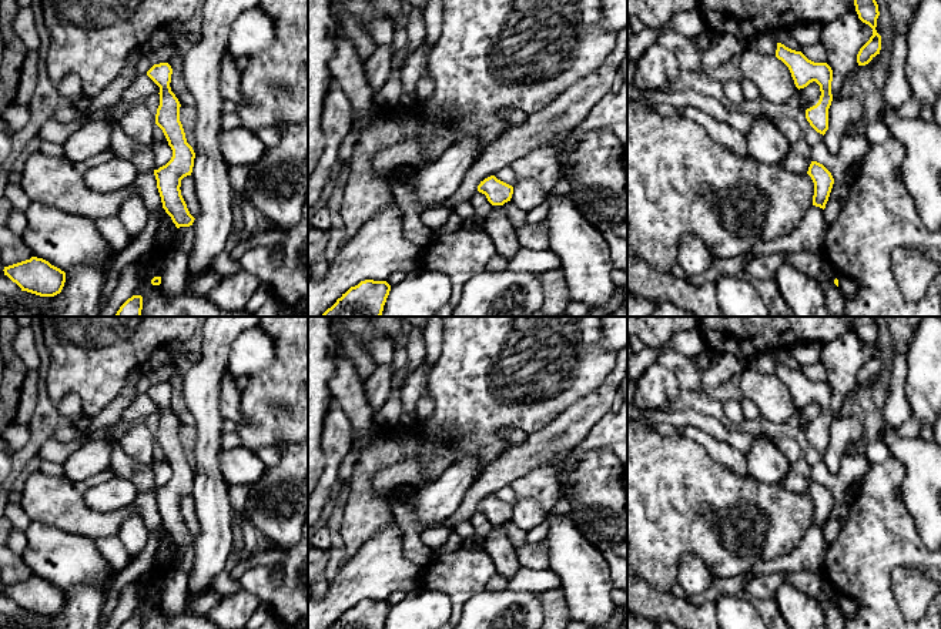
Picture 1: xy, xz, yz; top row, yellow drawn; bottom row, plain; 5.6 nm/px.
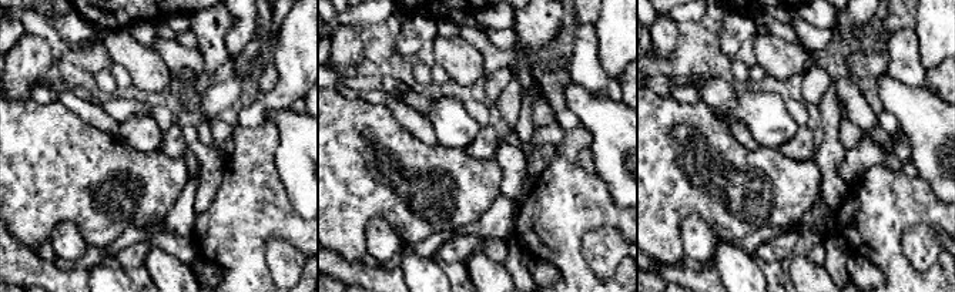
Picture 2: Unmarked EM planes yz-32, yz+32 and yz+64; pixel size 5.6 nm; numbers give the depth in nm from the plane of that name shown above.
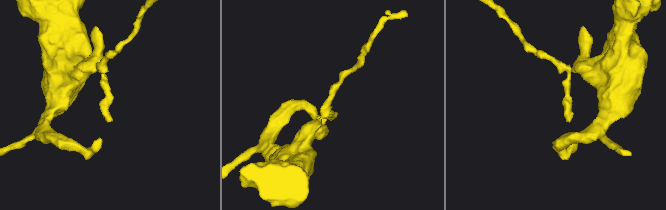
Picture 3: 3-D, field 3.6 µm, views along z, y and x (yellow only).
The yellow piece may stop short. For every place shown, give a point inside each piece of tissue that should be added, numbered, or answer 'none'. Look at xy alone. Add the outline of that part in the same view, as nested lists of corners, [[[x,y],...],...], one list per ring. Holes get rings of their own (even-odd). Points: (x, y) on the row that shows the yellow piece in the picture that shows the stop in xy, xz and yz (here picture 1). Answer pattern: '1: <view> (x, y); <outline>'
none

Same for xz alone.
none

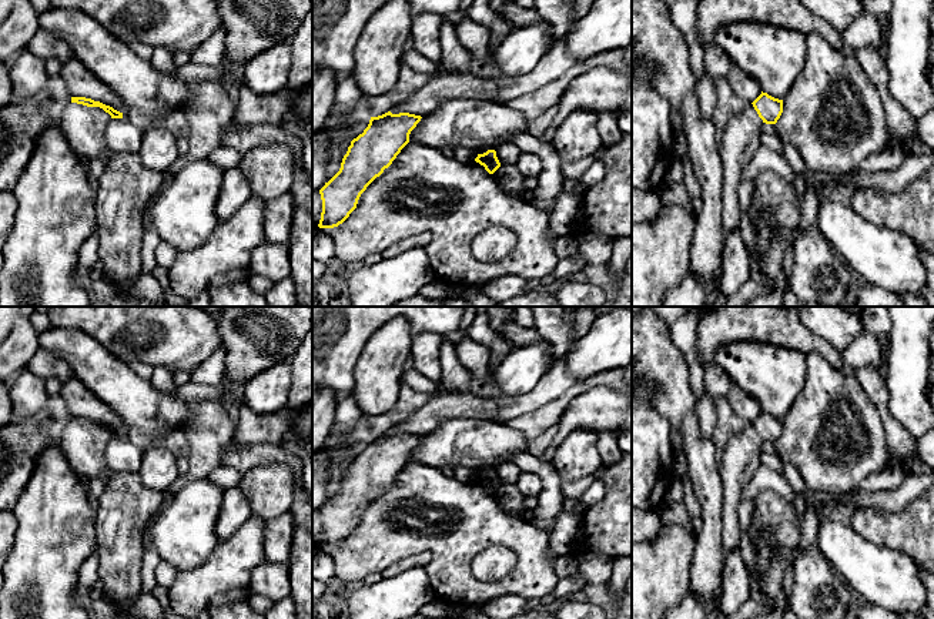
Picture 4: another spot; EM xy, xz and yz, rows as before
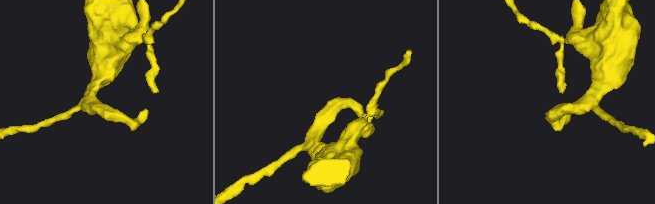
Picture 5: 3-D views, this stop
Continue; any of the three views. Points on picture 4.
1: xy (83, 127); [[[70,103],[58,127],[70,147],[91,160],[104,153],[113,155],[104,137],[110,121],[111,116],[100,107]]]

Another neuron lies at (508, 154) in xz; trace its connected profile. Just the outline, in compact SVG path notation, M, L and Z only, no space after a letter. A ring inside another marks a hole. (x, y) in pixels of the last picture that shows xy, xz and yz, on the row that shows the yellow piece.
M503 143L496 147L496 157L501 165L516 165L522 151L513 143Z

